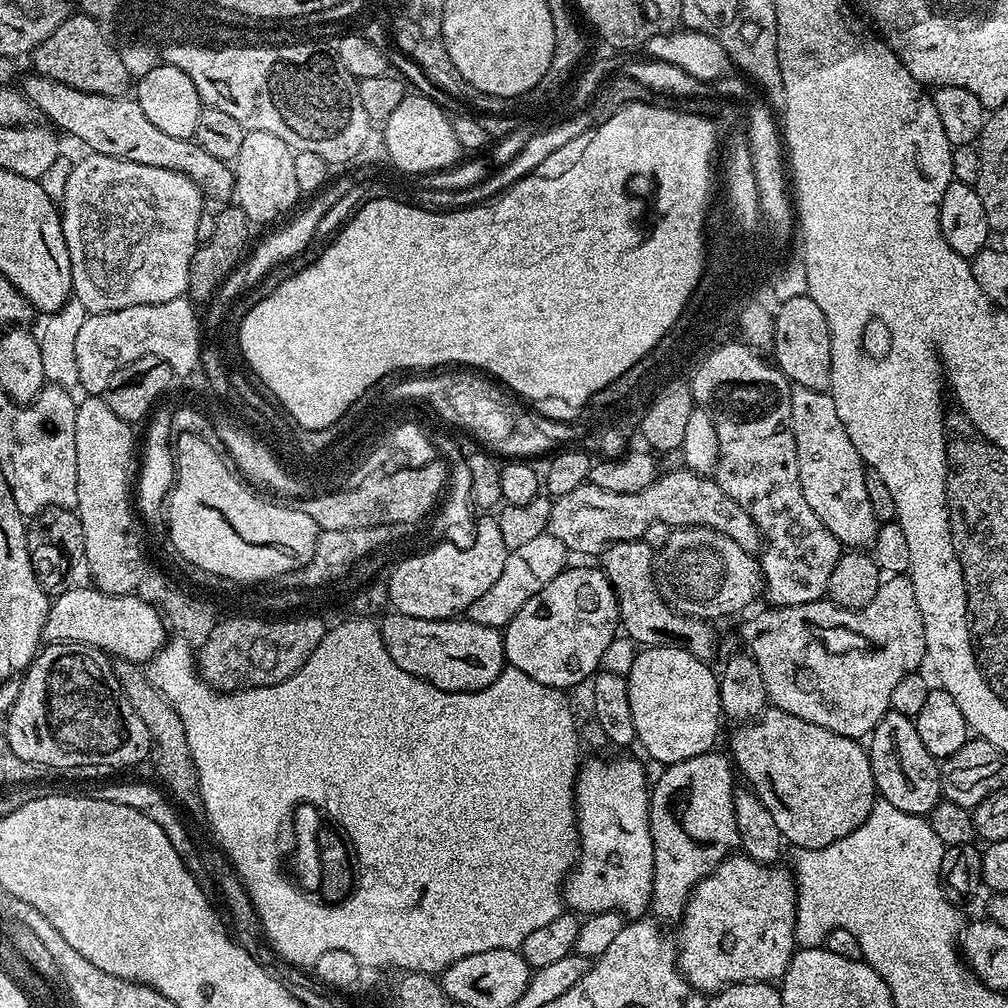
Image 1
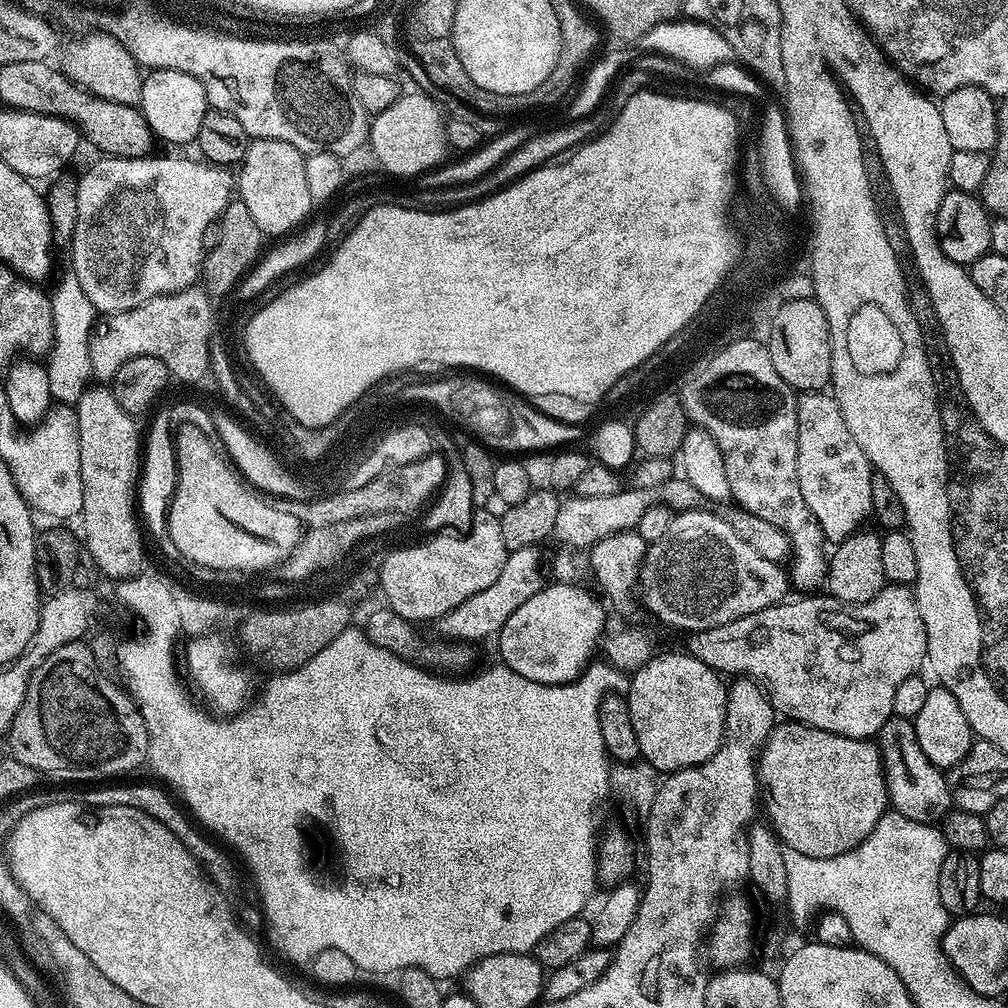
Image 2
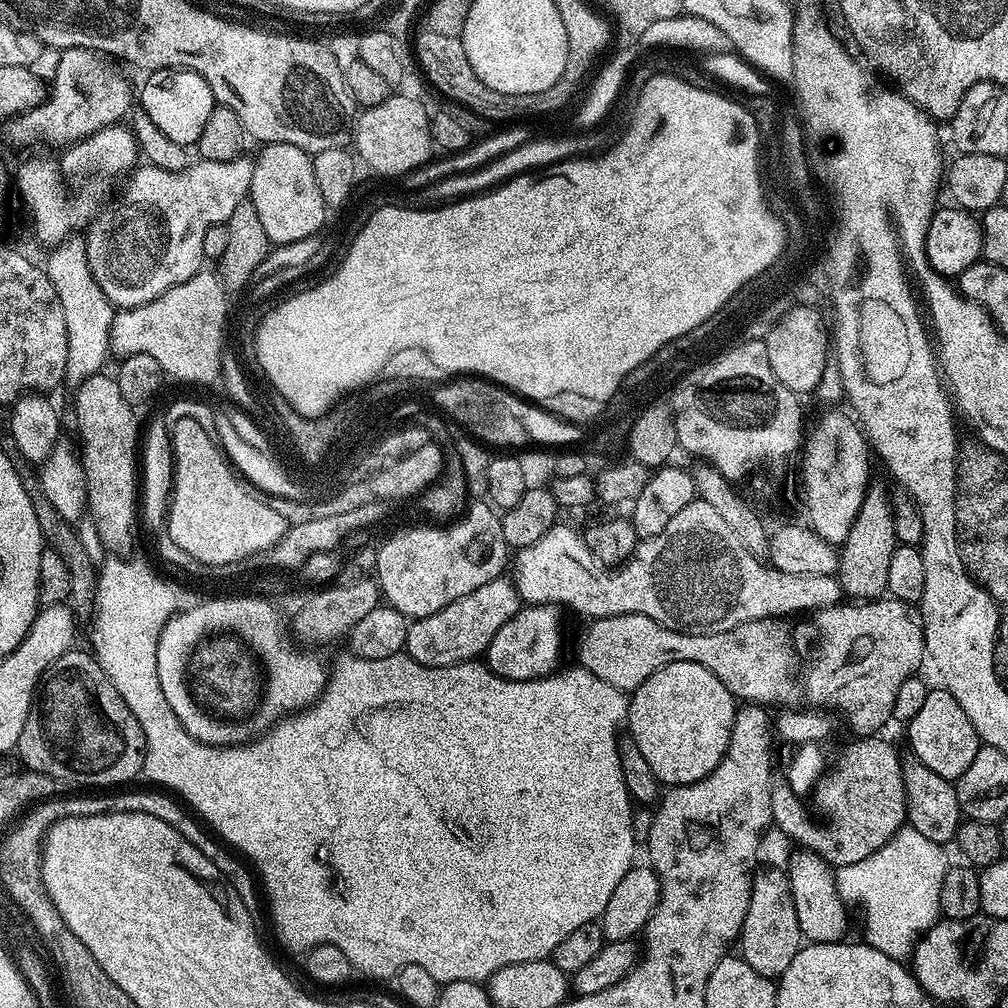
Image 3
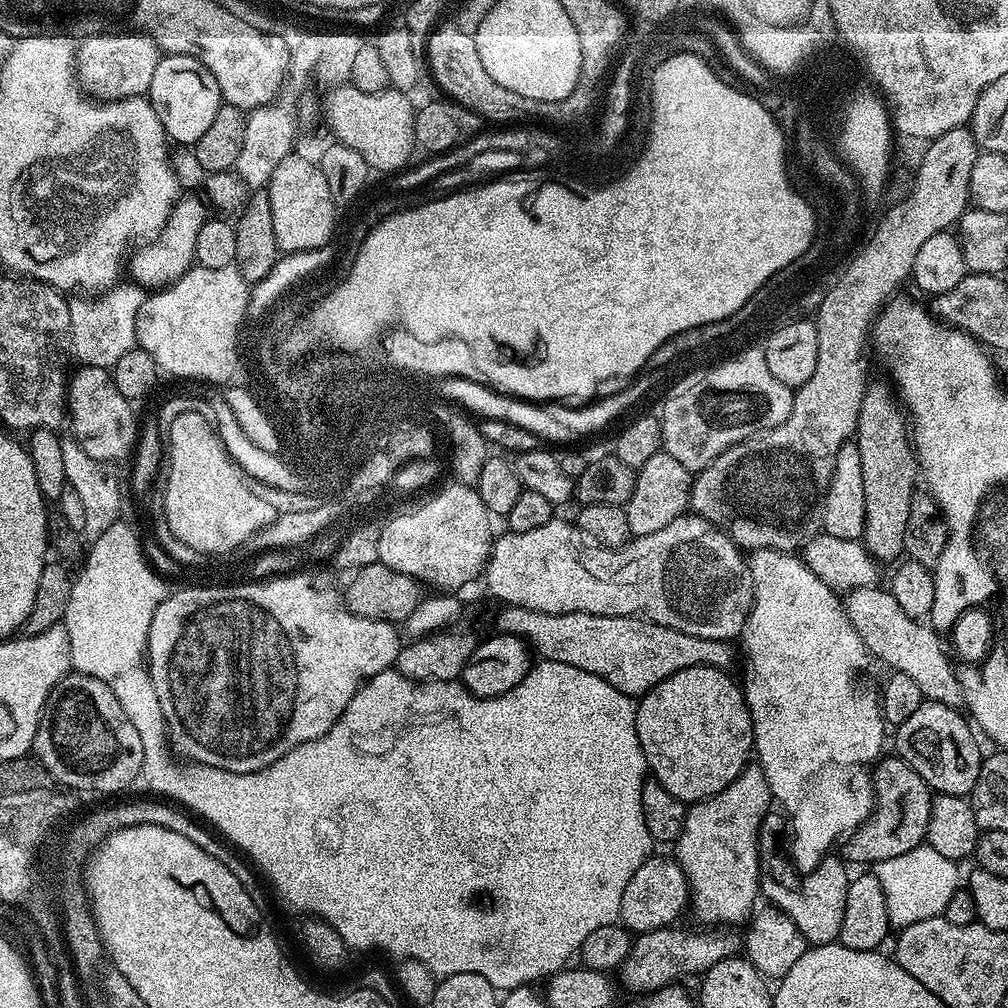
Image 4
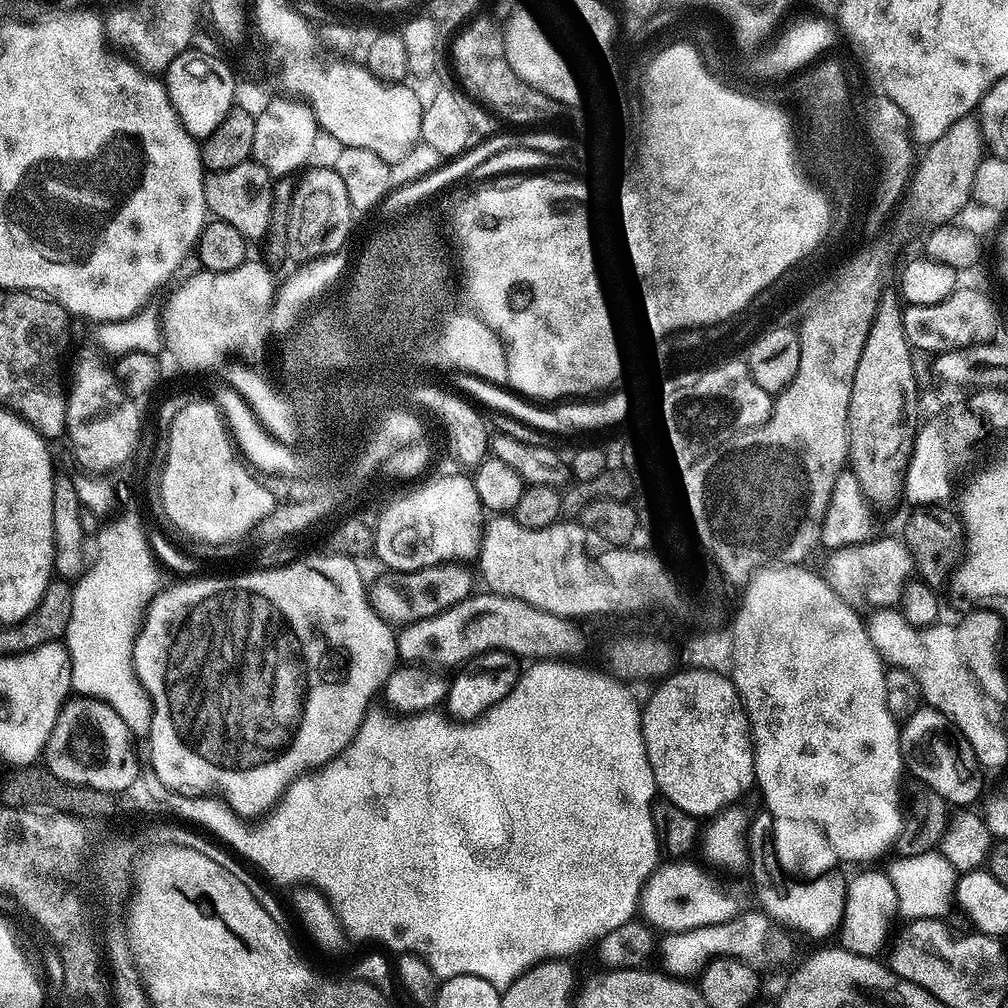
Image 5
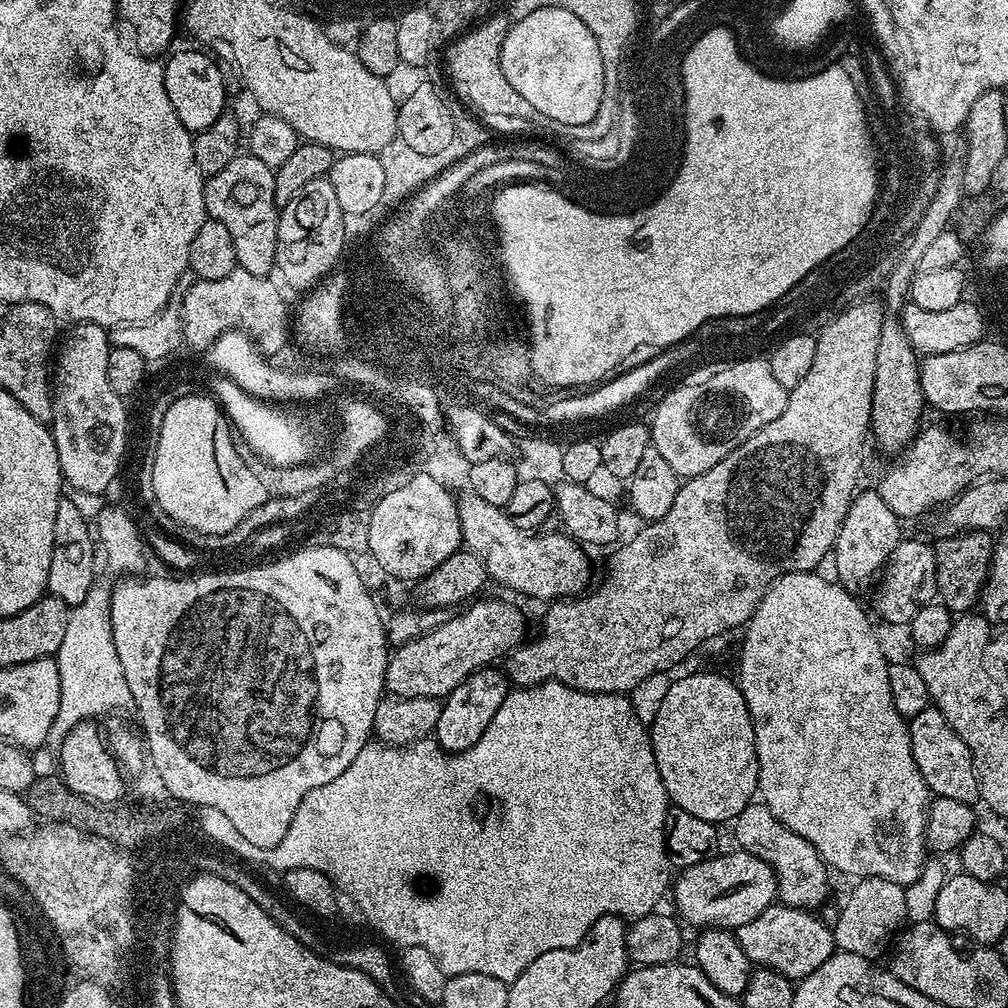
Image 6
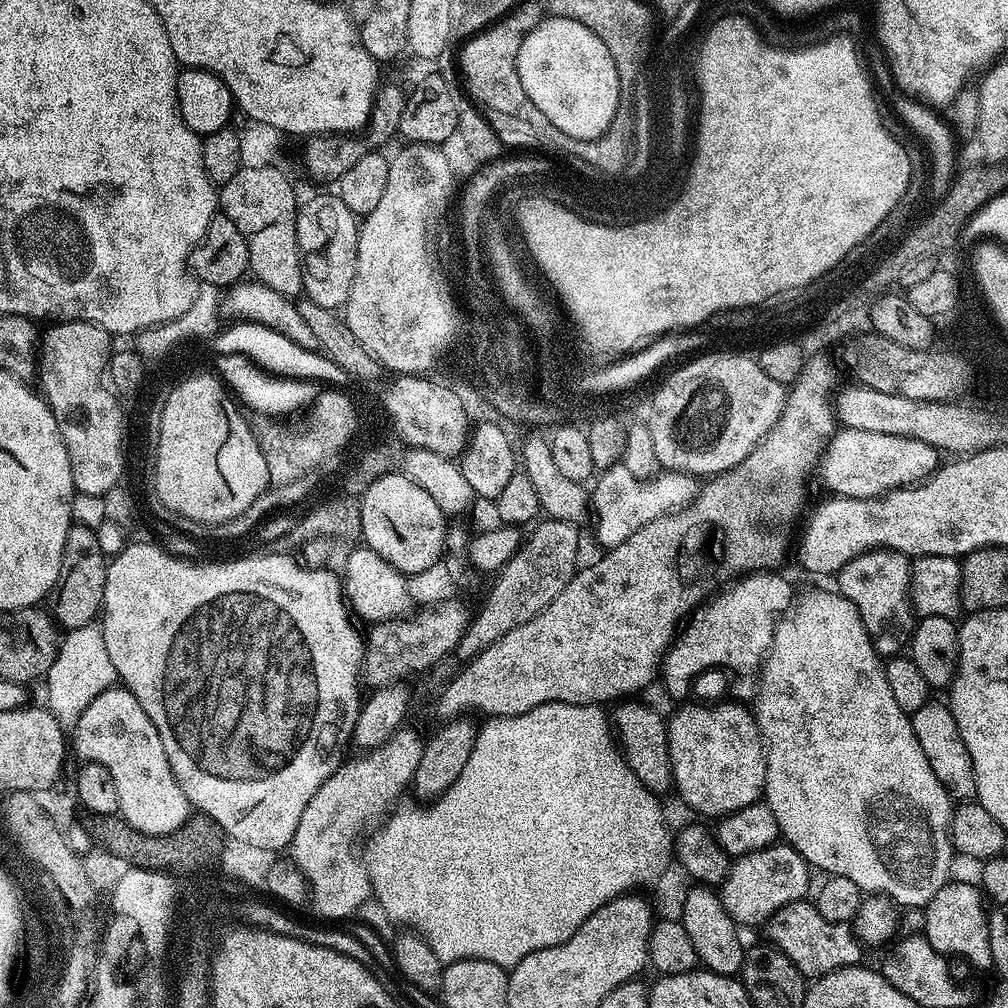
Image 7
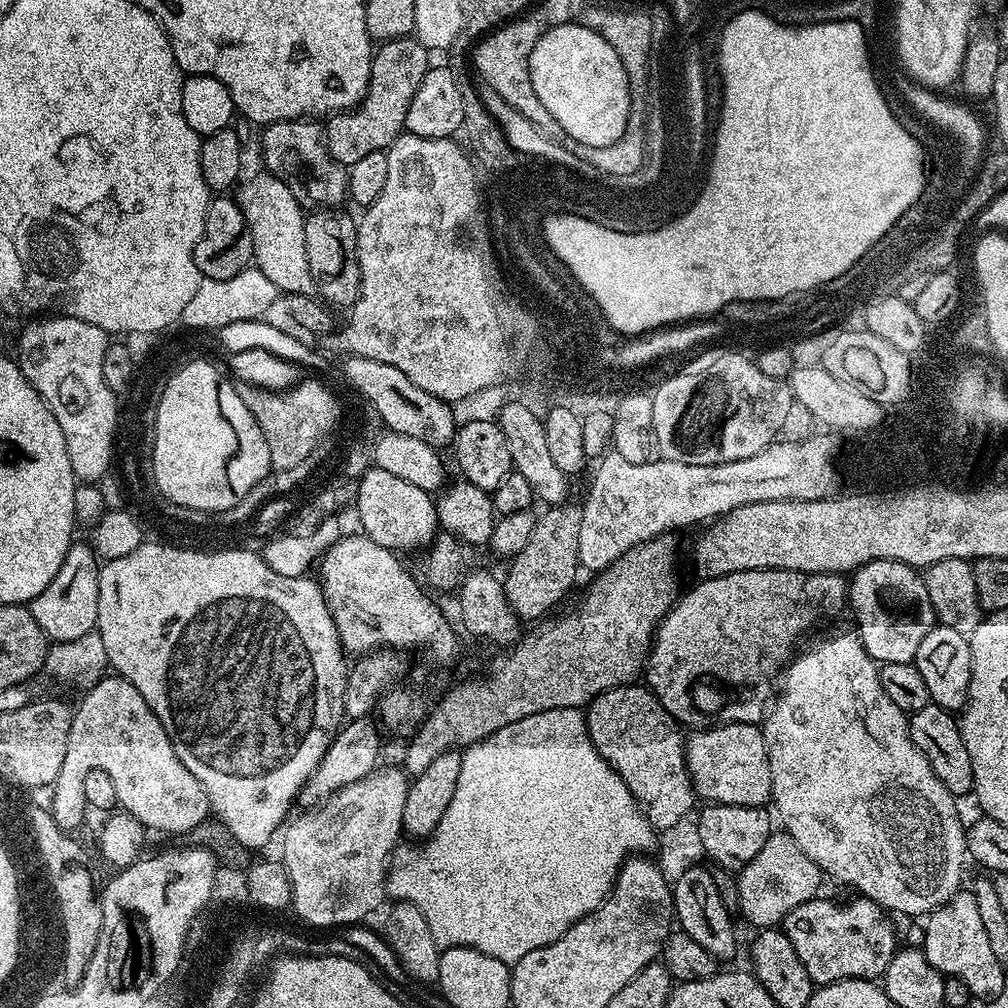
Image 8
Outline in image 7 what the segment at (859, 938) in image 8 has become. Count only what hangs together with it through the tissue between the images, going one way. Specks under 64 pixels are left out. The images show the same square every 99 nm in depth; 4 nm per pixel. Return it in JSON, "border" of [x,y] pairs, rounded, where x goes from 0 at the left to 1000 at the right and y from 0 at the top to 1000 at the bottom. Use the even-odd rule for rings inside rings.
{"border":[[[801,892],[789,893],[776,903],[772,903],[757,918],[756,925],[759,925],[761,936],[771,940],[800,970],[813,970],[823,966],[832,960],[844,960],[852,957],[853,943],[855,938],[846,927],[840,916],[828,917],[821,915],[810,902],[809,896]]]}

